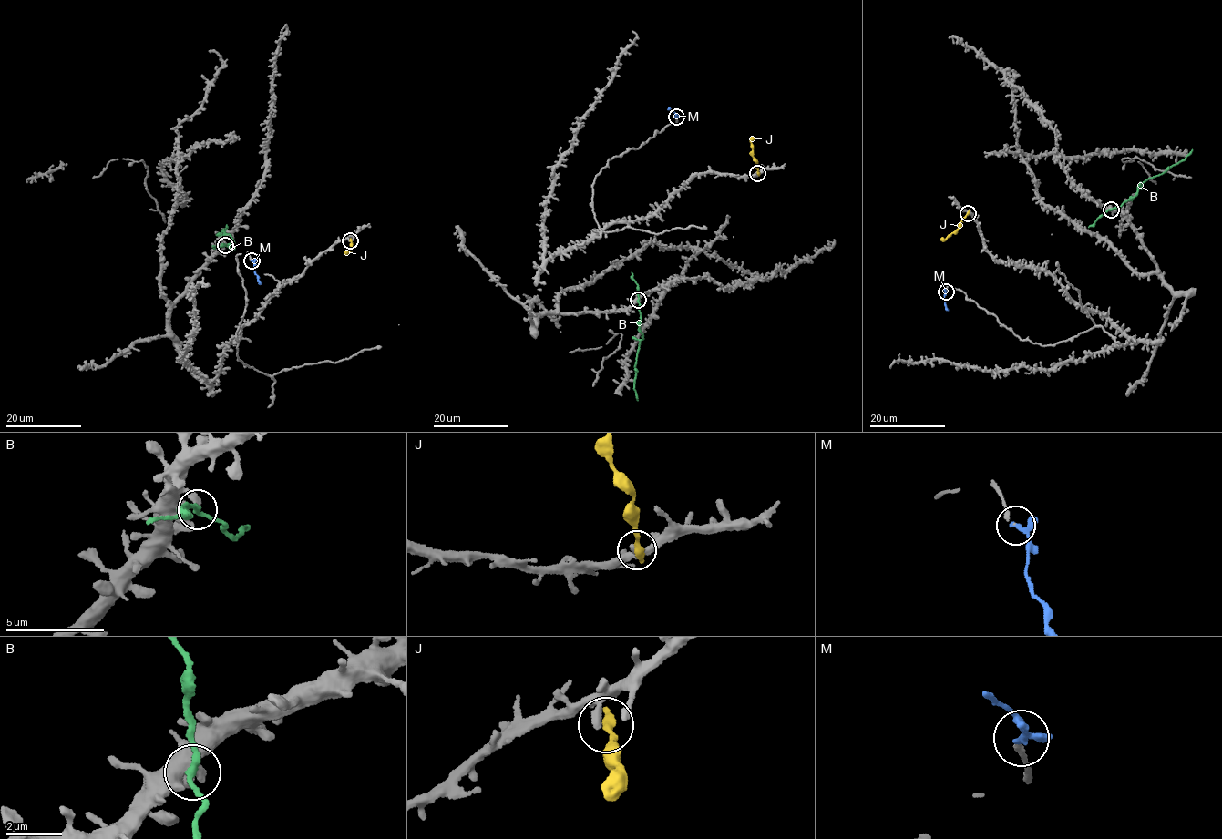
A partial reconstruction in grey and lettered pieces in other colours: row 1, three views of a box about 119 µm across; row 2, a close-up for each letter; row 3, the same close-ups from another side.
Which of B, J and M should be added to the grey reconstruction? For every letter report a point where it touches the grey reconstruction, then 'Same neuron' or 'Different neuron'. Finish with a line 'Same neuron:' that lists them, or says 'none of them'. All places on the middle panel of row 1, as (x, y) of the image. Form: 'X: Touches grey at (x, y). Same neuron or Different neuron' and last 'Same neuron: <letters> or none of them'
B: Touches grey at (638, 300). Different neuron
J: Touches grey at (757, 173). Different neuron
M: Touches grey at (676, 117). Same neuron
Same neuron: M

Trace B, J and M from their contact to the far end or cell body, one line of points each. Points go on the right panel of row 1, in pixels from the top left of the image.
B: (1111, 209), (1121, 207), (1134, 196), (1138, 185), (1184, 159), (1192, 149)
J: (968, 213), (949, 236), (940, 239)
M: (946, 291), (947, 310)

